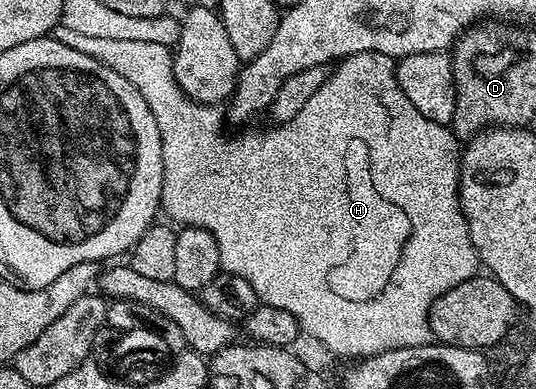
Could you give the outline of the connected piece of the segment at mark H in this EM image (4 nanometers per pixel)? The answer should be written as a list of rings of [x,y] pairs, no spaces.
[[[60,24],[53,29],[51,37],[55,40],[59,40],[59,44],[67,44],[67,48],[75,48],[75,52],[83,52],[83,56],[91,56],[95,60],[99,60],[105,66],[109,66],[115,72],[119,72],[119,76],[131,80],[131,84],[135,84],[135,88],[139,88],[139,96],[143,96],[143,100],[147,100],[147,108],[151,108],[151,116],[155,116],[155,124],[159,124],[161,143],[163,144],[163,192],[161,193],[161,210],[163,214],[166,214],[166,216],[170,218],[166,219],[168,219],[170,223],[176,224],[178,227],[198,226],[207,232],[211,232],[211,236],[215,236],[215,244],[219,244],[219,260],[221,261],[221,268],[224,273],[243,276],[243,280],[247,280],[247,284],[251,284],[251,288],[255,288],[258,299],[260,299],[264,305],[283,308],[285,311],[291,312],[291,316],[295,316],[295,320],[301,326],[301,334],[305,336],[310,334],[319,345],[326,346],[337,358],[360,360],[363,358],[374,358],[376,354],[381,354],[385,350],[398,350],[399,348],[415,348],[416,346],[430,345],[429,313],[435,304],[435,300],[439,300],[439,296],[443,296],[443,292],[451,292],[451,288],[455,288],[455,284],[463,284],[463,280],[474,277],[479,270],[479,259],[475,252],[475,244],[471,244],[471,232],[467,232],[467,220],[461,211],[461,197],[457,195],[457,185],[461,179],[459,139],[449,126],[435,124],[435,120],[427,120],[427,116],[423,116],[423,112],[419,112],[419,108],[415,108],[415,104],[411,104],[411,100],[407,100],[407,96],[403,96],[403,88],[399,86],[399,80],[397,79],[397,62],[394,61],[394,59],[382,58],[375,52],[359,52],[358,54],[352,54],[349,58],[340,59],[335,66],[337,71],[335,71],[334,74],[332,71],[332,73],[326,77],[323,88],[319,88],[319,92],[315,92],[315,96],[311,96],[311,100],[307,100],[307,104],[303,104],[303,108],[299,108],[299,116],[295,116],[289,122],[274,125],[272,127],[274,130],[265,130],[262,134],[237,134],[234,138],[225,139],[226,119],[223,117],[223,114],[223,119],[221,119],[221,114],[217,111],[220,109],[213,104],[194,102],[188,94],[183,92],[183,88],[179,88],[179,84],[175,80],[175,72],[173,71],[173,50],[170,49],[170,47],[140,40],[110,40],[96,38],[95,36],[86,36]]]

